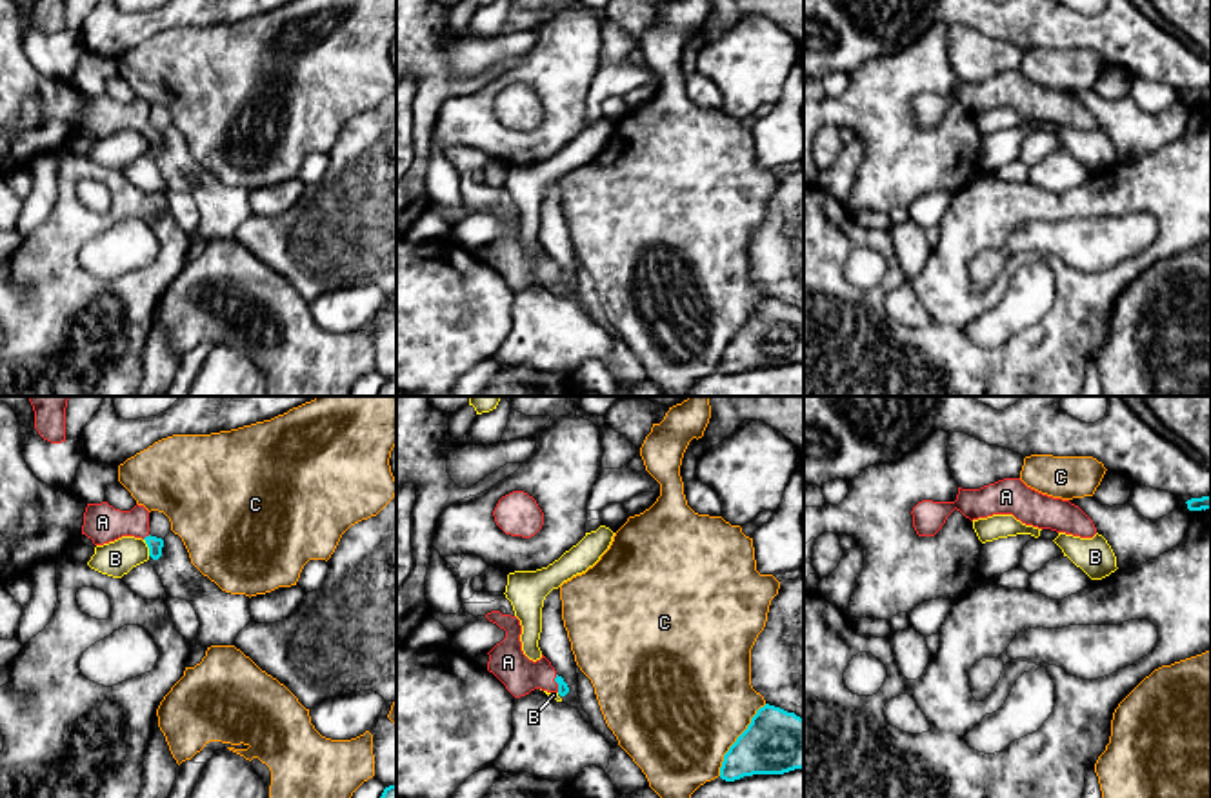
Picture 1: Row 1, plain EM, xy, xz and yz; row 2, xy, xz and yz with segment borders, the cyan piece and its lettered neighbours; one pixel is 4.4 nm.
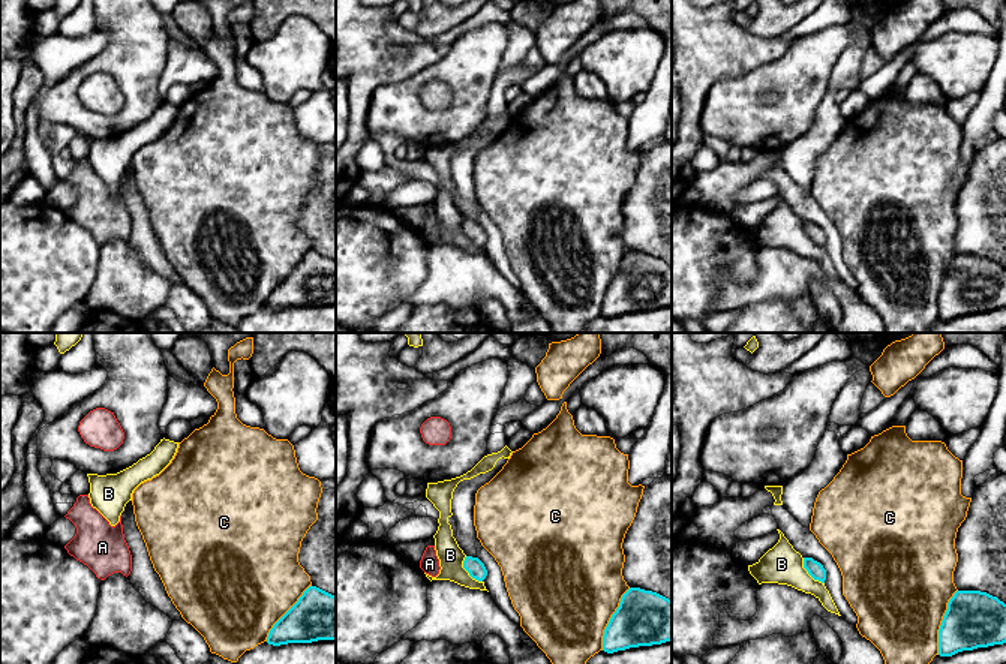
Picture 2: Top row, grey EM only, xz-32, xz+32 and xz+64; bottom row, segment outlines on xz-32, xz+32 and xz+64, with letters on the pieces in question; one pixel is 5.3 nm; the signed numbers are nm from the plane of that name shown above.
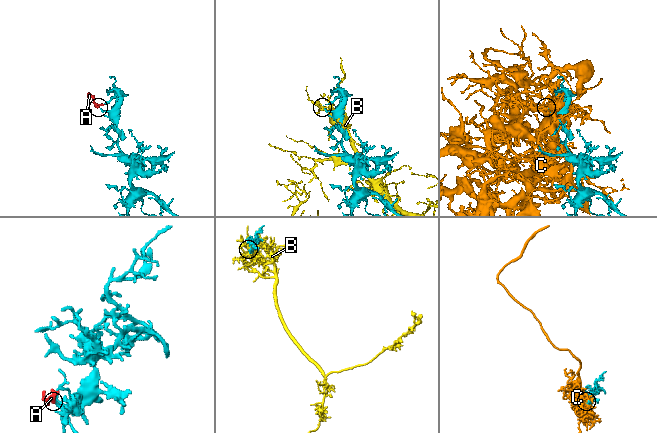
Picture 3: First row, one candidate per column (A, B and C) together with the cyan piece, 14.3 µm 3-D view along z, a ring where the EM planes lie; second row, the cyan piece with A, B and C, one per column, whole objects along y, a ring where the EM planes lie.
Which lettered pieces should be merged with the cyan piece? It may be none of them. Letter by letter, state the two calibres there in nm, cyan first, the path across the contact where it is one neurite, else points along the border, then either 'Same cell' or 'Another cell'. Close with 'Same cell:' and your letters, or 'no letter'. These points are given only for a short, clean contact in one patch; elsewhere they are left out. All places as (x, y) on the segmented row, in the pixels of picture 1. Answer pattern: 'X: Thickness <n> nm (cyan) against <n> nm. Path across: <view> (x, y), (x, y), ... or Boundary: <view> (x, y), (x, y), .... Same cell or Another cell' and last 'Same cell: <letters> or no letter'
A: Thickness 70 nm (cyan) against 170 nm. Path across: xy (155, 544), (146, 537), (133, 524), (102, 522). Same cell
B: Thickness 70 nm (cyan) against 160 nm. Another cell
C: Thickness 280 nm (cyan) against 500 nm. Another cell
Same cell: A

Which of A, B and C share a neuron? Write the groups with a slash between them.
A / B / C

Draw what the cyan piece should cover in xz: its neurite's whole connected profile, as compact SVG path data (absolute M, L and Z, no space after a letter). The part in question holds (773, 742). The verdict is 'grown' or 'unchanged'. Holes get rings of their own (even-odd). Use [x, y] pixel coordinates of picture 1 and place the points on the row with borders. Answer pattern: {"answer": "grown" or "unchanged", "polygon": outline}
{"answer": "unchanged", "polygon": "M766 703L724 754L720 778L735 782L795 769L804 769L804 718Z"}

